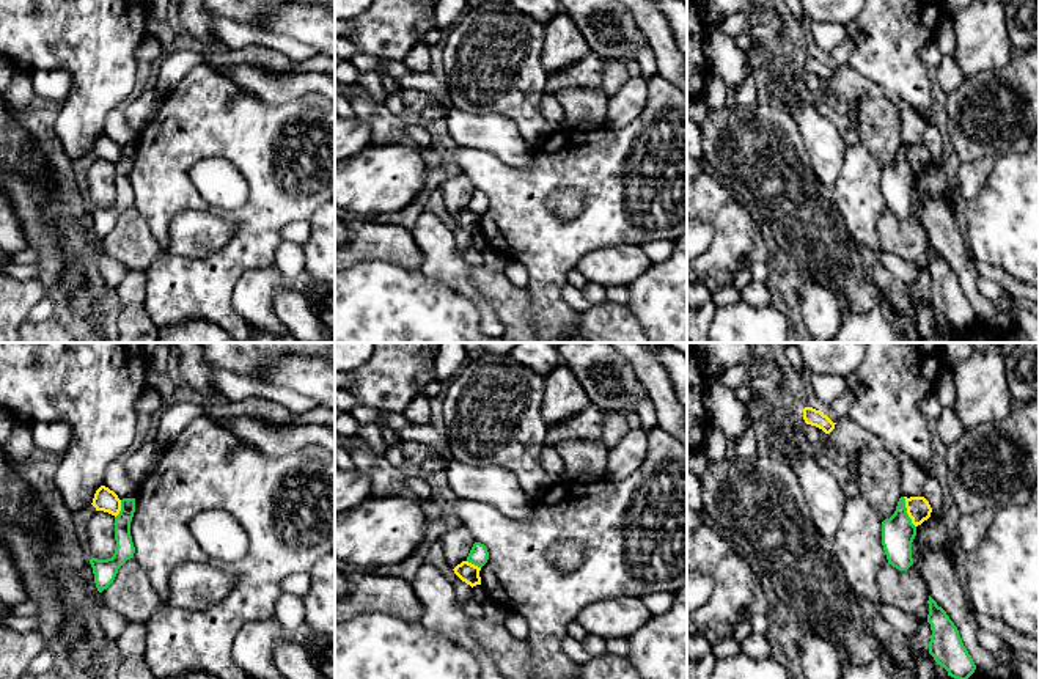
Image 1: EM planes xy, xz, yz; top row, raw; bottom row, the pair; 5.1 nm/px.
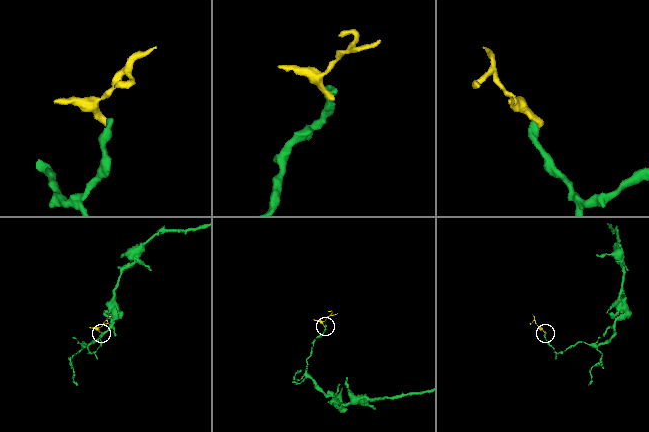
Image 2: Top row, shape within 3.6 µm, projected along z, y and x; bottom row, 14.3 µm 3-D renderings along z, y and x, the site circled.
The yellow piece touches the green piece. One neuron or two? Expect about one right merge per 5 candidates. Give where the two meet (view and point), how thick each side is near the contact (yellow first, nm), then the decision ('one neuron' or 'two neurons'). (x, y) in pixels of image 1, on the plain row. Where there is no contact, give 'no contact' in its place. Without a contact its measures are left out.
meets yellow in yz at (907, 161); 120 nm thick on the yellow side, 170 nm on the other; two neurons

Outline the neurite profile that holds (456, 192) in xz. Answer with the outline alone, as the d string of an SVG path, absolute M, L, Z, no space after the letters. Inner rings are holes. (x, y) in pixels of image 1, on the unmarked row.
M461 173L454 178L446 178L439 190L442 192L448 214L454 217L462 209L467 209L467 204L476 189L470 179Z

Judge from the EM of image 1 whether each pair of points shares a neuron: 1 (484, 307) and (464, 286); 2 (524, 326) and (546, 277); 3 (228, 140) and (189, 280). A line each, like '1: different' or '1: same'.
1: same
2: different
3: same

